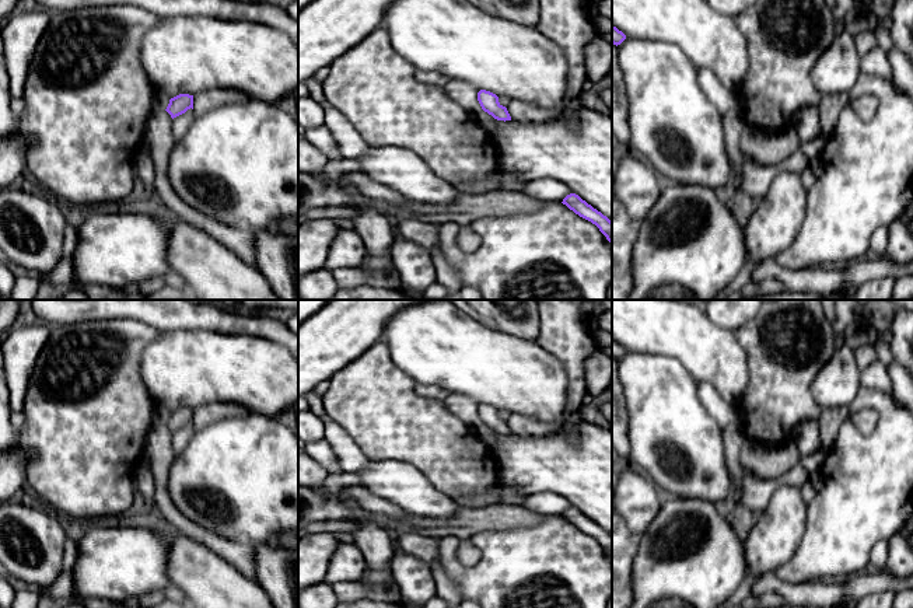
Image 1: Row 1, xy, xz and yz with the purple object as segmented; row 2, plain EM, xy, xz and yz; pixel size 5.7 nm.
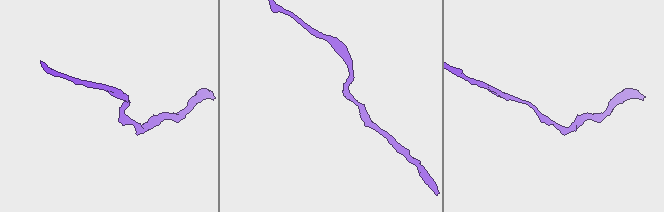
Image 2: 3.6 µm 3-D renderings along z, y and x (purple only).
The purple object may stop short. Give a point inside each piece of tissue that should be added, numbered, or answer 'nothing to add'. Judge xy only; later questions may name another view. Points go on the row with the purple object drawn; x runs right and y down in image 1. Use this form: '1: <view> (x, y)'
nothing to add

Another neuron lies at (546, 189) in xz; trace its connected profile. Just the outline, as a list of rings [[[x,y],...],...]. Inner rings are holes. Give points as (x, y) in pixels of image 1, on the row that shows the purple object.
[[[541,178],[536,181],[528,181],[522,193],[542,202],[563,202],[571,191],[560,181]]]

